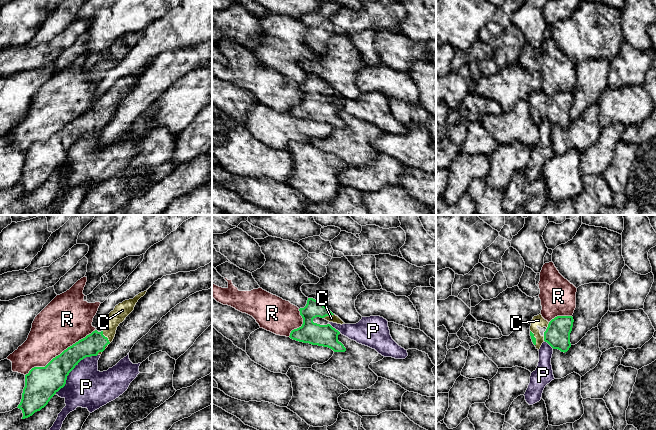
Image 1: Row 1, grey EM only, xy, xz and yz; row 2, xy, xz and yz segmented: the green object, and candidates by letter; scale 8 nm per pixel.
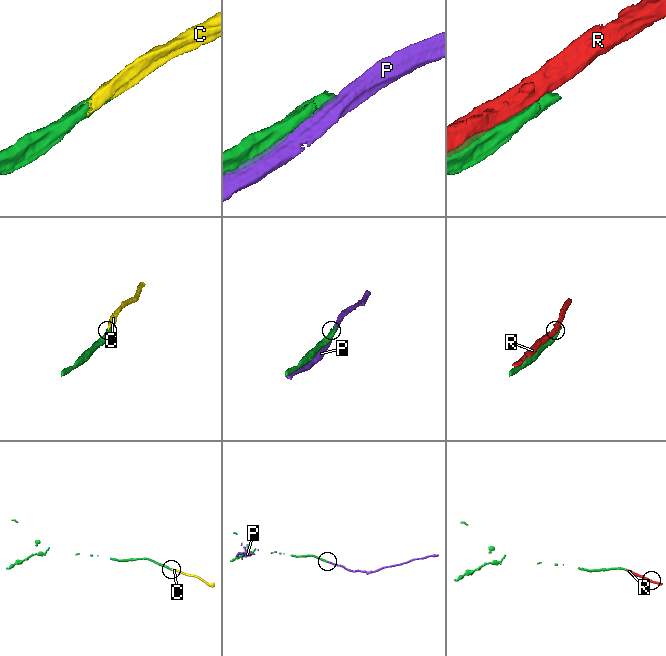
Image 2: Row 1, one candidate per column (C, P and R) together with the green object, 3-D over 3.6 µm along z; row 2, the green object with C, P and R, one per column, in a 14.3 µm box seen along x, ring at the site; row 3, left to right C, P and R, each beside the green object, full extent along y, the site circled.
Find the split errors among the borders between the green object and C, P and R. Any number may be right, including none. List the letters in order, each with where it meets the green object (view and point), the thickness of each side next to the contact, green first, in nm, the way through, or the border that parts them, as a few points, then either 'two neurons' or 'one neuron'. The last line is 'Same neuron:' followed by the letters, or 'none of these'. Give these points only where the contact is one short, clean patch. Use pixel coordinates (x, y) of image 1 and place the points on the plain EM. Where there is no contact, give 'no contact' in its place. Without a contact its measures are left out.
C: meets green in xy at (108, 116); 170 nm thick on the green side, 120 nm on the other; one neuron
P: meets green in xy at (73, 144); 240 nm thick on the green side, 320 nm on the other; two neurons
R: meets green in xy at (60, 130); 240 nm thick on the green side, 380 nm on the other; two neurons
Same neuron: C

